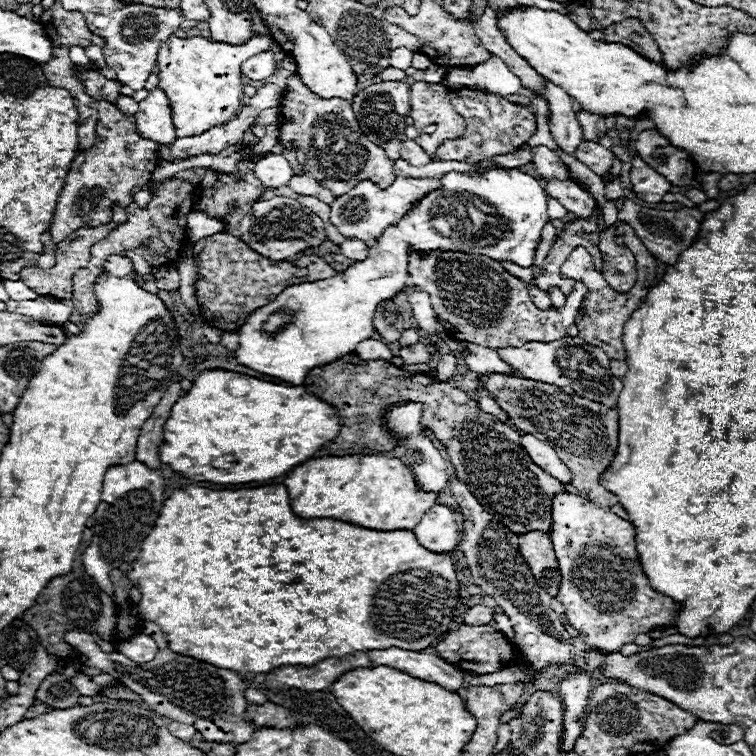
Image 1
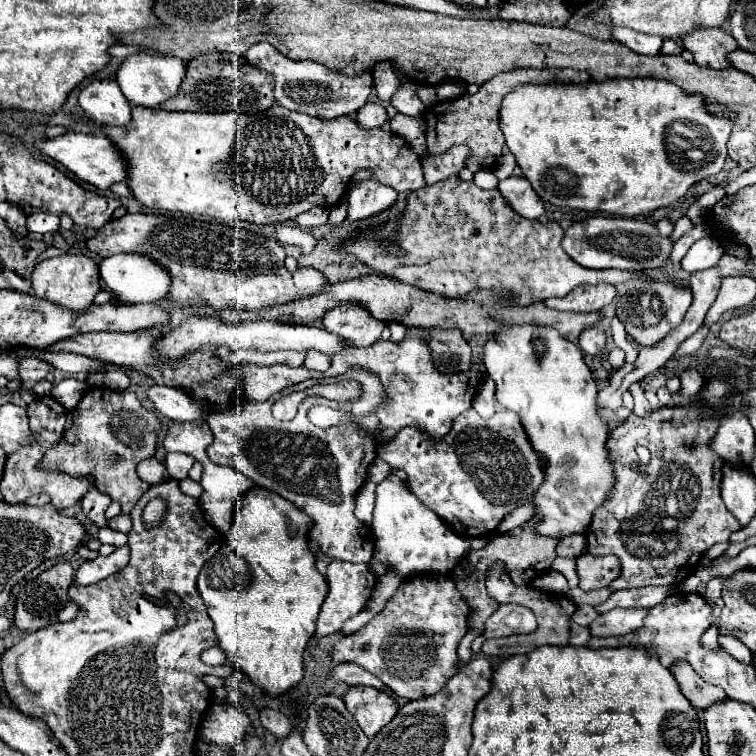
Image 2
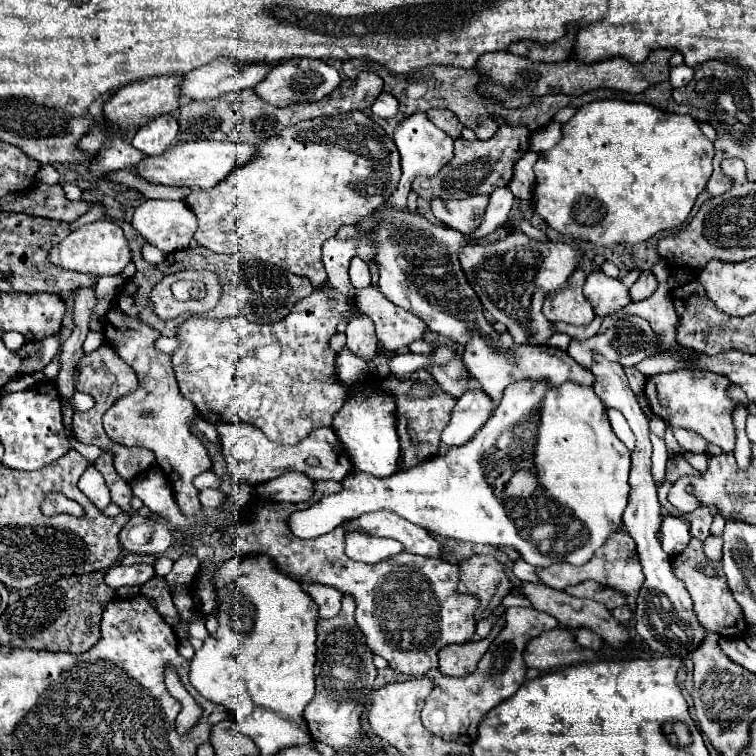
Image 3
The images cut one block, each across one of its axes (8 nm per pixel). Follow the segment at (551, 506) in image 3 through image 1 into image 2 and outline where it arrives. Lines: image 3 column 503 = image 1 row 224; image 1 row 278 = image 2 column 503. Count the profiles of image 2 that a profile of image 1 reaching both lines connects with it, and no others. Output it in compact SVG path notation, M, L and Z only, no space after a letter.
M534 324L504 326L500 332L494 334L494 338L496 340L484 344L482 364L486 368L486 374L496 384L496 400L504 408L520 414L534 450L538 450L538 454L544 458L546 482L532 498L532 502L536 504L536 512L544 514L544 522L538 526L538 530L540 534L548 534L554 538L564 538L574 532L586 532L596 506L604 504L604 498L608 496L608 490L612 486L612 466L606 448L608 428L596 412L598 388L588 364L584 362L582 350L574 342L560 336L554 328Z

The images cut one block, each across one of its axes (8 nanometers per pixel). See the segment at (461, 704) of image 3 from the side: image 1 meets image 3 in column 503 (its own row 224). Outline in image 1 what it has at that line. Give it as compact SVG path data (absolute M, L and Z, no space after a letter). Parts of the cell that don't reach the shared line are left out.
M618 198L620 206L620 220L634 226L634 232L638 232L638 238L642 238L644 246L664 264L674 266L678 262L678 254L682 254L688 246L694 244L700 224L704 222L704 212L698 208L682 208L682 210L654 210L654 208L644 208L634 204L628 198Z

